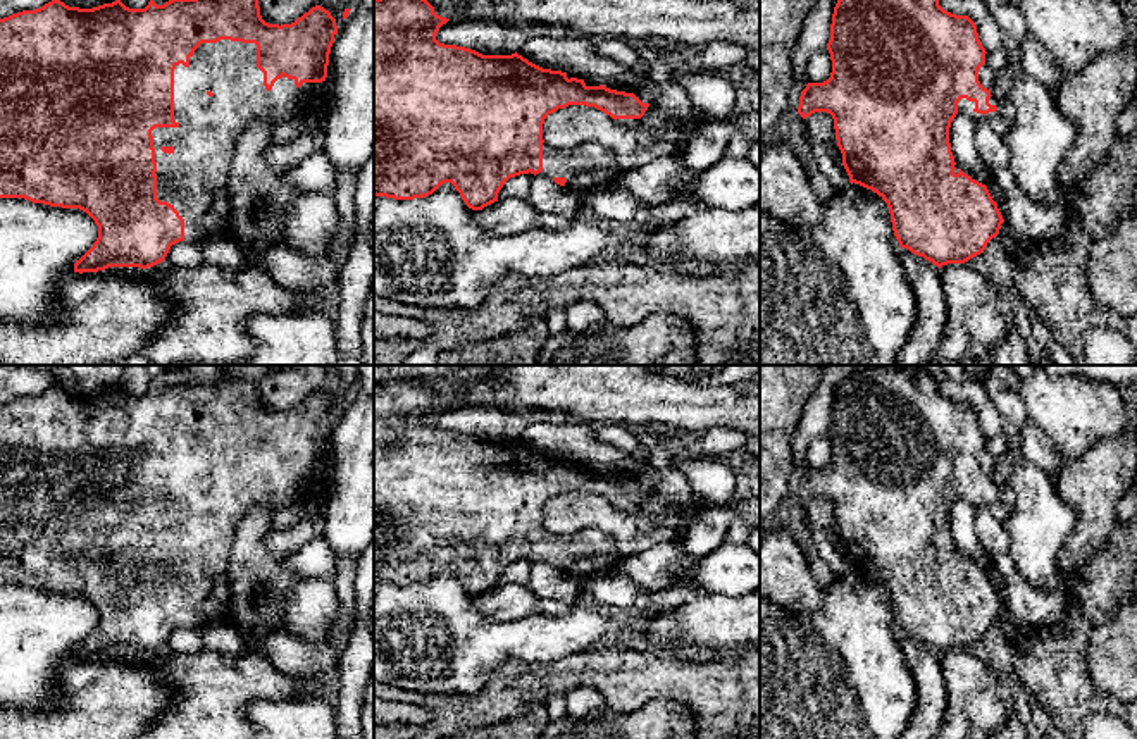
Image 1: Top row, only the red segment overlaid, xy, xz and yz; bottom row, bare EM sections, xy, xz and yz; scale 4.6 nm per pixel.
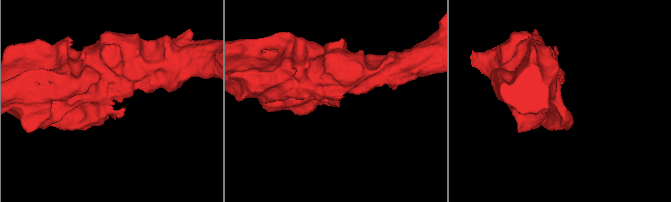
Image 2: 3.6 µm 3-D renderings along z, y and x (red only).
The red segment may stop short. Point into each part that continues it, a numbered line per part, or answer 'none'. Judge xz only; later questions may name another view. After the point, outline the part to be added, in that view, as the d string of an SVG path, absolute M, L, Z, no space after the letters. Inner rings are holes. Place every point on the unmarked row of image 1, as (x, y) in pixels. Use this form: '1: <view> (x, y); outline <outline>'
1: xz (588, 553); outline M586 527L567 536L543 529L543 556L525 562L531 565L565 563L565 572L581 581L612 572L618 558L617 541L610 534Z

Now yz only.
1: yz (965, 493); outline M961 484L960 489L958 489L958 500L963 500L963 501L968 501L968 503L973 503L973 505L985 505L985 506L991 506L994 505L999 498L989 498L989 500L977 500L975 496L975 487L968 487L966 484Z

